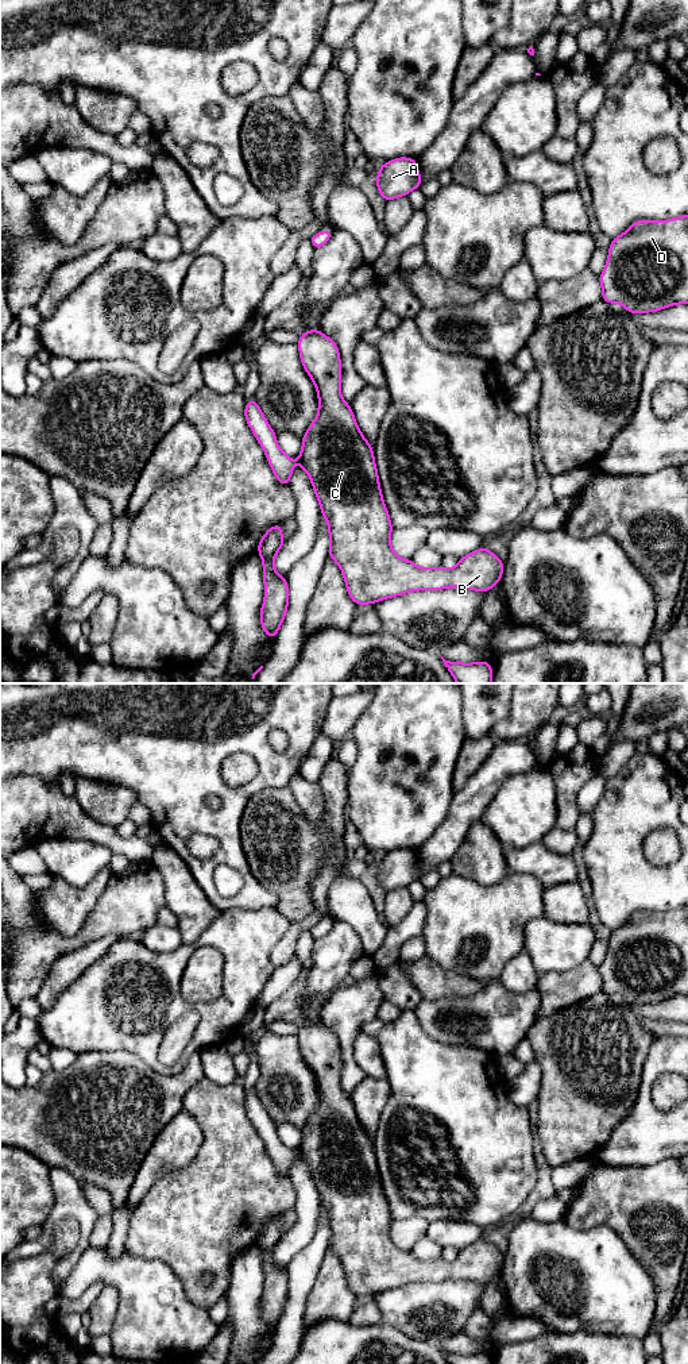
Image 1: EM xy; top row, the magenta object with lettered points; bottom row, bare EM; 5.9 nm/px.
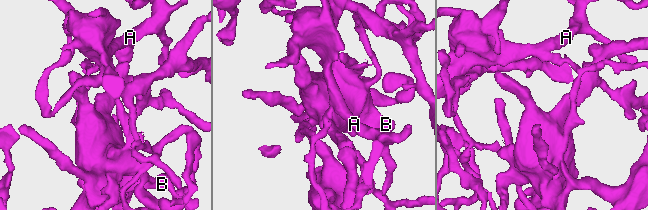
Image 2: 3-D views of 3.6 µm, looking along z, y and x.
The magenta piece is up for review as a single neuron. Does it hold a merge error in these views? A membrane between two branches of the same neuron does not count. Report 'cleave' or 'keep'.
cleave

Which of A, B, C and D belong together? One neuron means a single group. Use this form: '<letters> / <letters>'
A D / B C

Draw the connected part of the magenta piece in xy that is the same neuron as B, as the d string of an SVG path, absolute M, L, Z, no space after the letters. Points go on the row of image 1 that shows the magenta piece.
M306 330L297 343L302 367L312 378L318 394L318 413L314 421L301 438L302 451L295 462L308 473L317 500L321 515L328 521L331 537L331 556L341 569L347 592L356 605L371 604L406 594L415 590L440 590L447 587L465 587L479 593L486 593L500 582L505 562L486 547L459 559L457 565L448 570L442 566L434 569L421 569L413 560L399 558L391 547L390 536L394 527L391 525L387 508L384 505L372 444L370 444L359 429L351 405L347 404L341 394L341 362L337 344L320 330Z

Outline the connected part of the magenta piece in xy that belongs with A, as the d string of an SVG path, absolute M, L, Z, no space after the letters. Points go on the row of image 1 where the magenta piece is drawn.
M399 157L379 166L376 186L386 203L395 197L407 196L422 185L415 163L417 158Z

